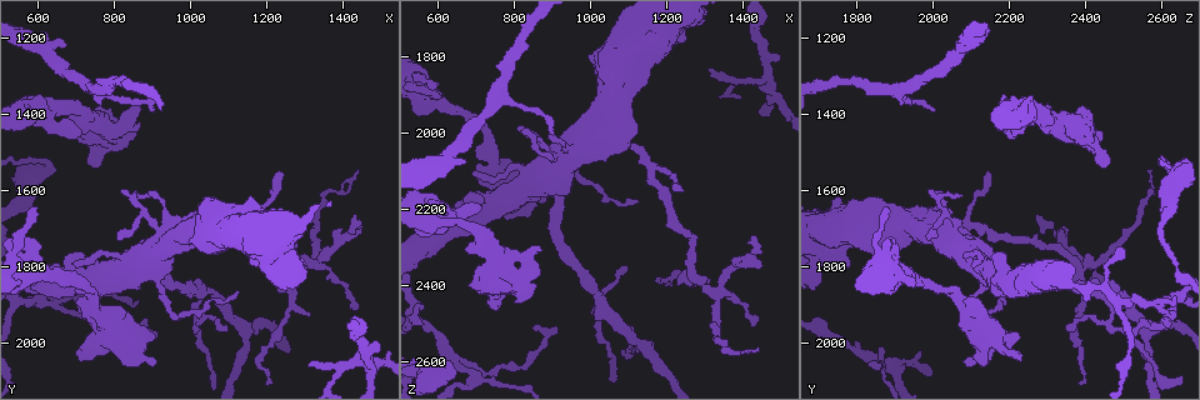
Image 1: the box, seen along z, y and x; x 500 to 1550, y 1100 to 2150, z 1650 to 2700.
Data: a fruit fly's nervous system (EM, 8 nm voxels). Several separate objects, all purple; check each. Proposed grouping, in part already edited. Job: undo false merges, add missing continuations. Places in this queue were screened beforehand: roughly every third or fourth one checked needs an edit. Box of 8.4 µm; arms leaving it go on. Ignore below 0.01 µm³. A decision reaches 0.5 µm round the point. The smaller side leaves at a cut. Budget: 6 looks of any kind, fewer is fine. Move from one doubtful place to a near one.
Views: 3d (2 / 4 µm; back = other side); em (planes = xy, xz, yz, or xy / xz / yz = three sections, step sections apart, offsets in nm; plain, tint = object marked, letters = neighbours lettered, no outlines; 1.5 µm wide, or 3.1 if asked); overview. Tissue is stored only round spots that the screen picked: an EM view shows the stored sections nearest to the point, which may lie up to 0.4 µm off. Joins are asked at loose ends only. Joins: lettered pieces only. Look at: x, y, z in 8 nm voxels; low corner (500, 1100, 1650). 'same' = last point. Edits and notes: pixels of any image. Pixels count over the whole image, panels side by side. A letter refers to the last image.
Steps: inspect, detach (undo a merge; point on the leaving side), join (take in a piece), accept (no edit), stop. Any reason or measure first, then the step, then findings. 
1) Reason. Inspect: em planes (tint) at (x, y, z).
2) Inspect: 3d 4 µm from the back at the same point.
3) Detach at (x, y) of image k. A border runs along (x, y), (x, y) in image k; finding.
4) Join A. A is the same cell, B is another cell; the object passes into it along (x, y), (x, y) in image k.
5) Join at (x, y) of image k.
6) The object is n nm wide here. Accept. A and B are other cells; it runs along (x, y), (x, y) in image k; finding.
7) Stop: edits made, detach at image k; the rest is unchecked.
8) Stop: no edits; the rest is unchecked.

An open end. Inspect: em xy step 4 (letters) at (595, 1645, 1885).

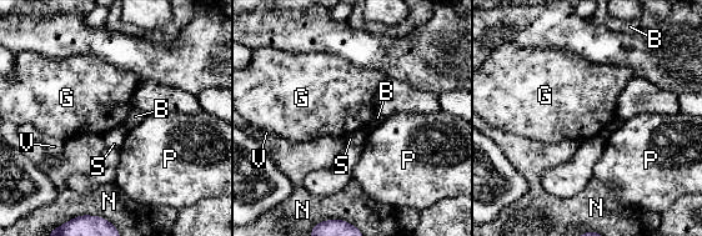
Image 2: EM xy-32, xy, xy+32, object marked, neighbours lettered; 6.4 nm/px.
Inspect: em planes (letters) at the same point.

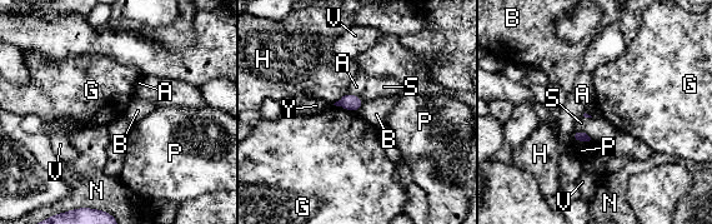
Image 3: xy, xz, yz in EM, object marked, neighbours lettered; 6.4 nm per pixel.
The longest contact is with G, 180 nm. Accept. A, B, G, H, N, P, S, V and Y are other cells; a border runs along (332, 104), (359, 112) in image 3; none of them fits.

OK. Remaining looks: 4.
Four-way junction. Inspect: 3d 2 µm at (620, 1370, 2185).

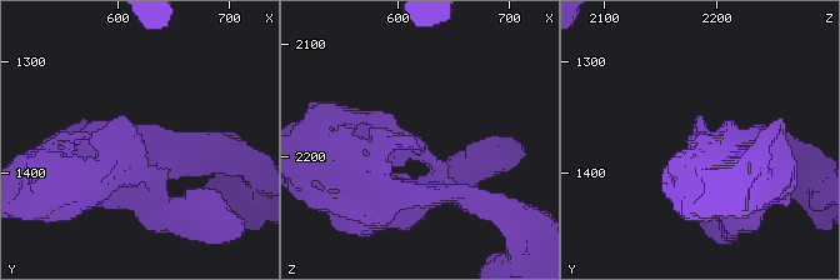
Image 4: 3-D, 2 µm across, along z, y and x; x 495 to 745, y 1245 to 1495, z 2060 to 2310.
4 arms meet here; now the EM. Inspect: em planes (tint) at (624, 1372, 2196).

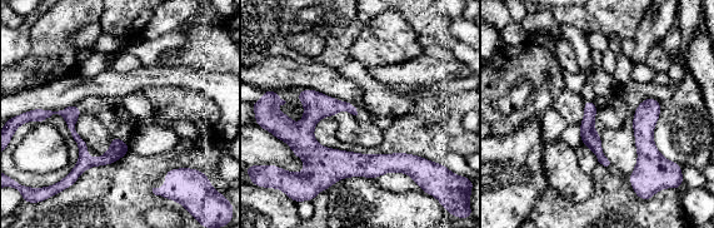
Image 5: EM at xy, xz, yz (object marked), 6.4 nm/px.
Inspect: em planes (letters) at the same point.

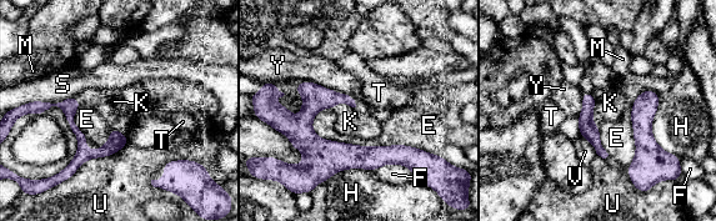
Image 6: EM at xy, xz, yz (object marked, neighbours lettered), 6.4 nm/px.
Join K. K is the same cell, E, F, H, M, S, T, U, V and Y are other cells; the object passes into it along (587, 129), (592, 110), (610, 103) in image 6; it goes on there.

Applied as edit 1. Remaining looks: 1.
Stop: edits made, join at image 6; the rest is unchecked.

